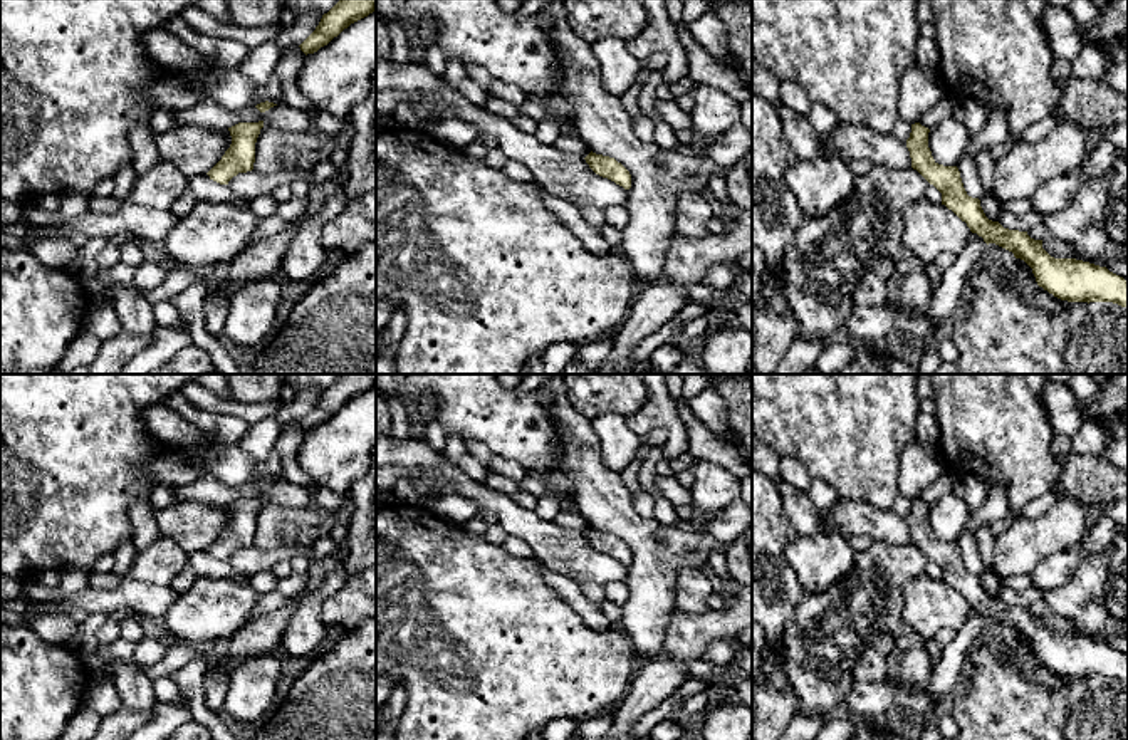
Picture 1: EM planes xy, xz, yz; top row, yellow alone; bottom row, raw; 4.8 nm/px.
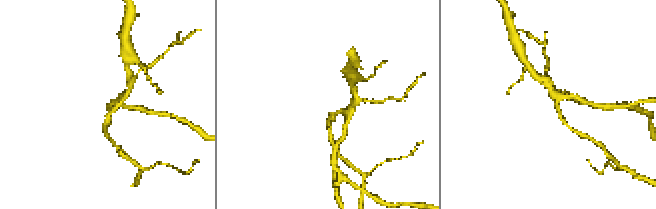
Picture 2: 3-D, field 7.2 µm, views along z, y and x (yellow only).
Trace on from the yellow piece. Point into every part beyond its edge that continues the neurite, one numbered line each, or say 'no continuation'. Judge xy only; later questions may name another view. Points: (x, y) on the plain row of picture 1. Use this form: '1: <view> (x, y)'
no continuation

